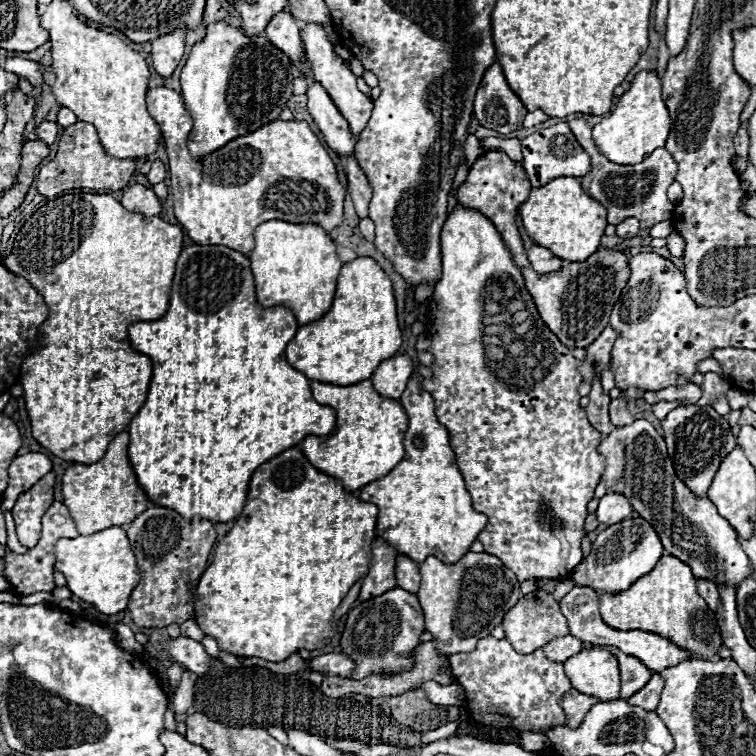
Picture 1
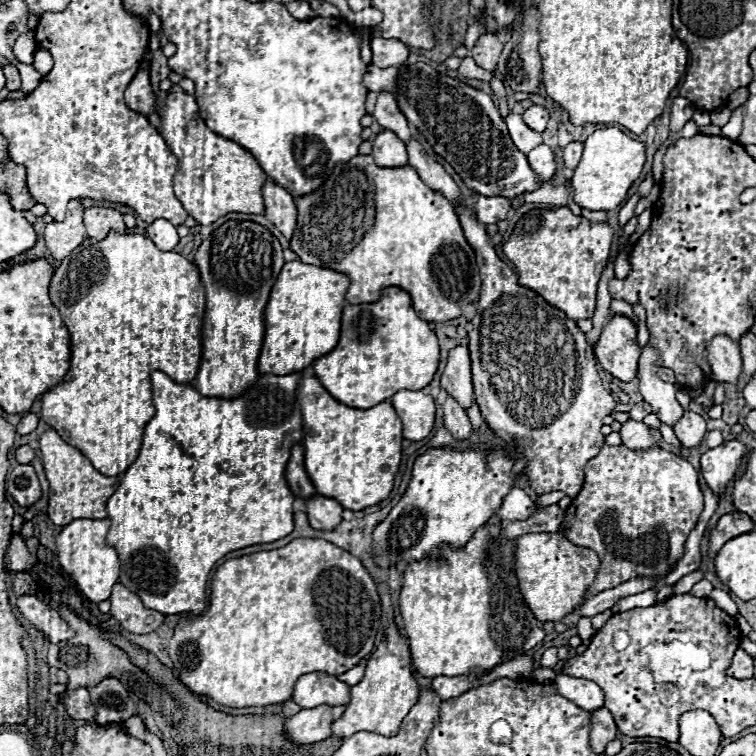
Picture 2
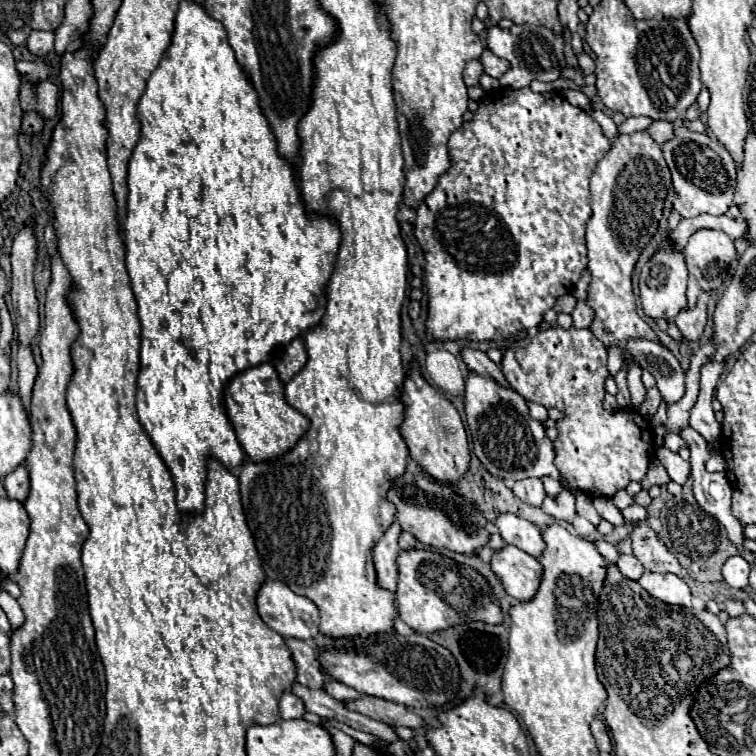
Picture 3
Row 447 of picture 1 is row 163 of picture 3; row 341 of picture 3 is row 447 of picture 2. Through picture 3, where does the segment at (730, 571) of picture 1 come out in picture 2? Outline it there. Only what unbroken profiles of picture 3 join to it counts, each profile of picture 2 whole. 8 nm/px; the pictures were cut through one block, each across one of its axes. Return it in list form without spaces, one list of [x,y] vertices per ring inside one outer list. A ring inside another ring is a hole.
[[[604,444],[598,456],[588,460],[584,486],[580,494],[572,500],[572,504],[566,508],[562,524],[562,534],[570,542],[592,548],[600,556],[602,564],[594,584],[588,588],[588,598],[636,576],[668,574],[672,570],[672,564],[676,564],[682,558],[684,542],[690,530],[696,526],[702,508],[704,498],[698,486],[698,472],[688,460],[674,456],[662,448],[630,450],[624,444],[620,446]]]

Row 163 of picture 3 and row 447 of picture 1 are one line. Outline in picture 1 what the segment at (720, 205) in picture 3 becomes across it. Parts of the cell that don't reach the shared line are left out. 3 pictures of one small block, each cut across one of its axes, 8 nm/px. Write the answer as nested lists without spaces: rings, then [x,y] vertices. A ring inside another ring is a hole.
[[[678,406],[666,414],[664,420],[660,420],[660,426],[664,430],[664,440],[668,446],[668,456],[672,458],[674,470],[684,480],[684,484],[696,492],[696,496],[706,496],[706,490],[712,484],[712,476],[716,474],[716,468],[720,466],[720,460],[736,448],[736,436],[730,430],[730,424],[726,418],[718,416],[714,408],[710,406]]]

